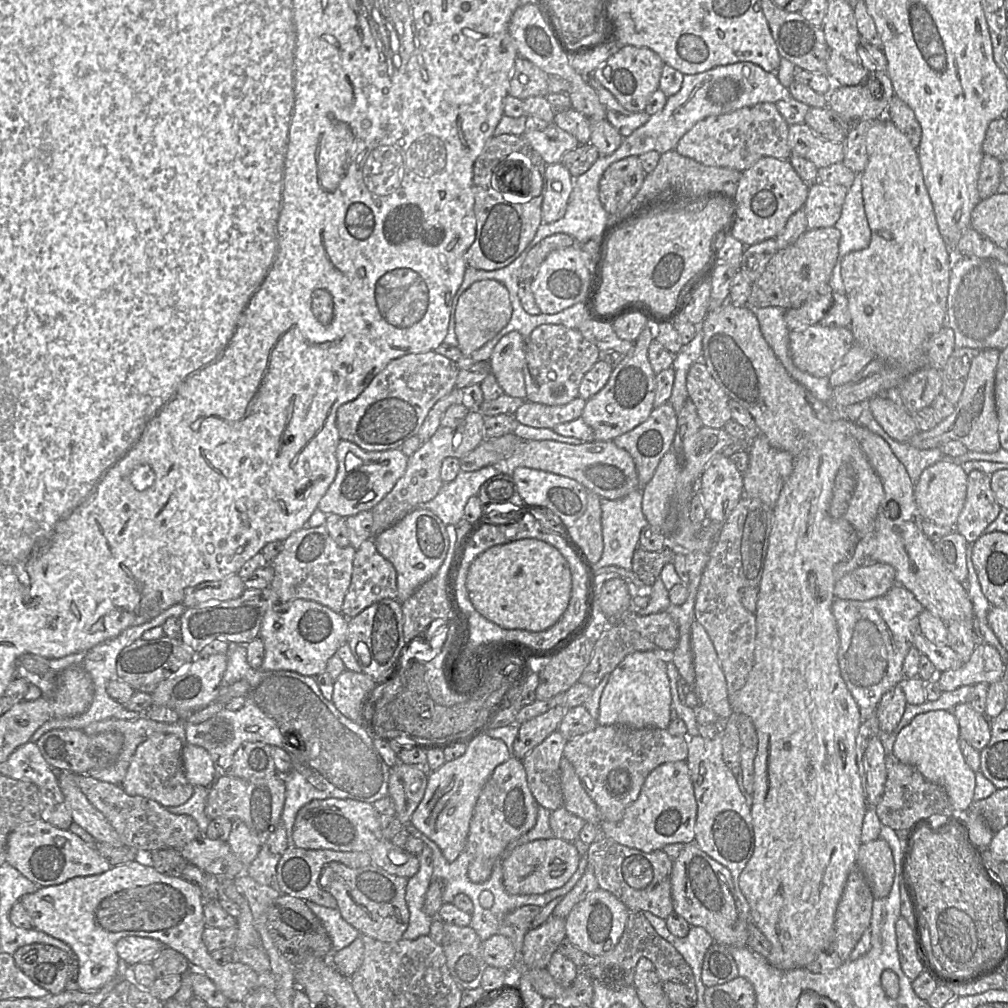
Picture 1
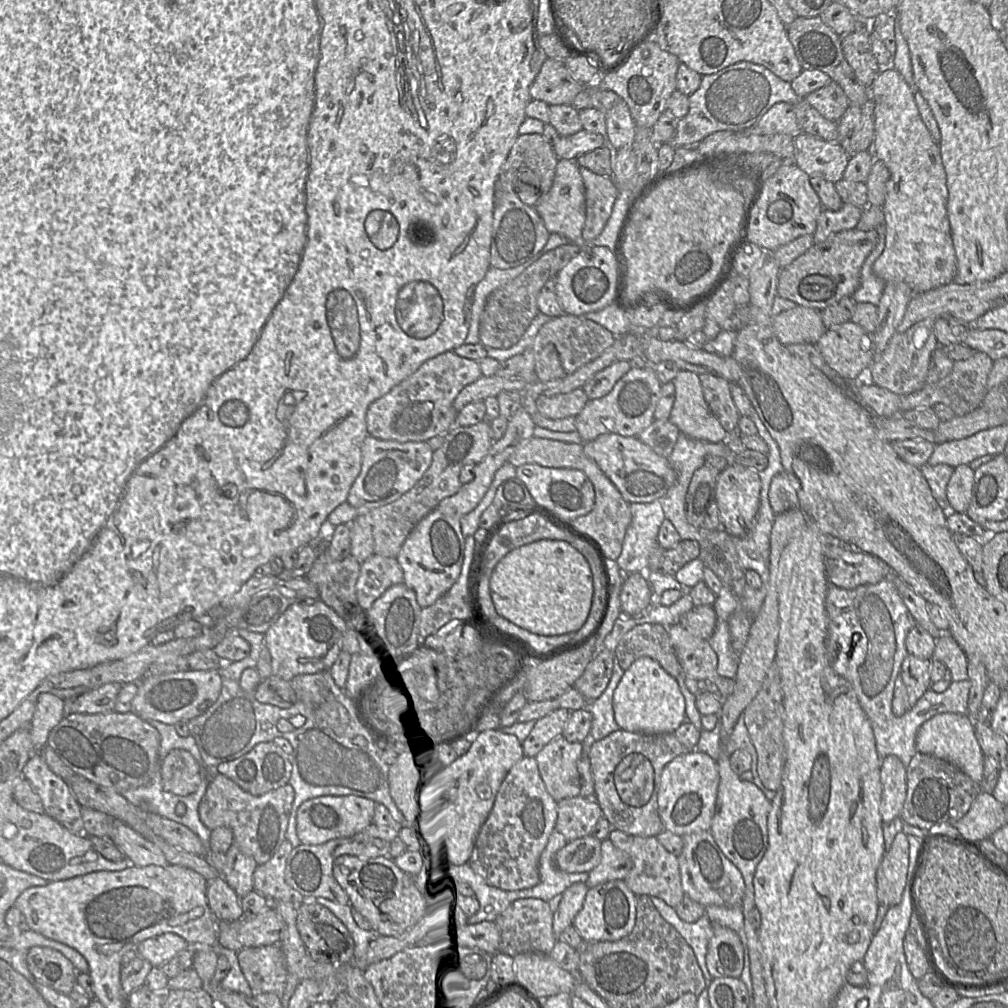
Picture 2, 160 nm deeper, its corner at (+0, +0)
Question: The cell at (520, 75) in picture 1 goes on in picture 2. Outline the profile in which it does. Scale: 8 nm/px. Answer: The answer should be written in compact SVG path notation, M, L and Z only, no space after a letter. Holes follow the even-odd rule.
M548 58L544 61L529 92L531 99L543 101L548 105L571 105L586 86L589 85L573 79L565 66L565 61Z

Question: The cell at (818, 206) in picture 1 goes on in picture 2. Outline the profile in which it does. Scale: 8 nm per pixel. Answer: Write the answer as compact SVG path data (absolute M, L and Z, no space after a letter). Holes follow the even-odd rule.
M843 203L837 211L823 209L817 218L816 230L813 233L814 244L825 241L833 233L856 228L862 210L850 203Z

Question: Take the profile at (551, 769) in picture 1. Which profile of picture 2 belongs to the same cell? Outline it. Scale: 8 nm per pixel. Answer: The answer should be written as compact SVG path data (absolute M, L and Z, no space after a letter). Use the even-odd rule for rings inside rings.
M559 736L536 755L540 777L555 802L579 796L581 778L577 762L582 753L581 743L570 743Z

